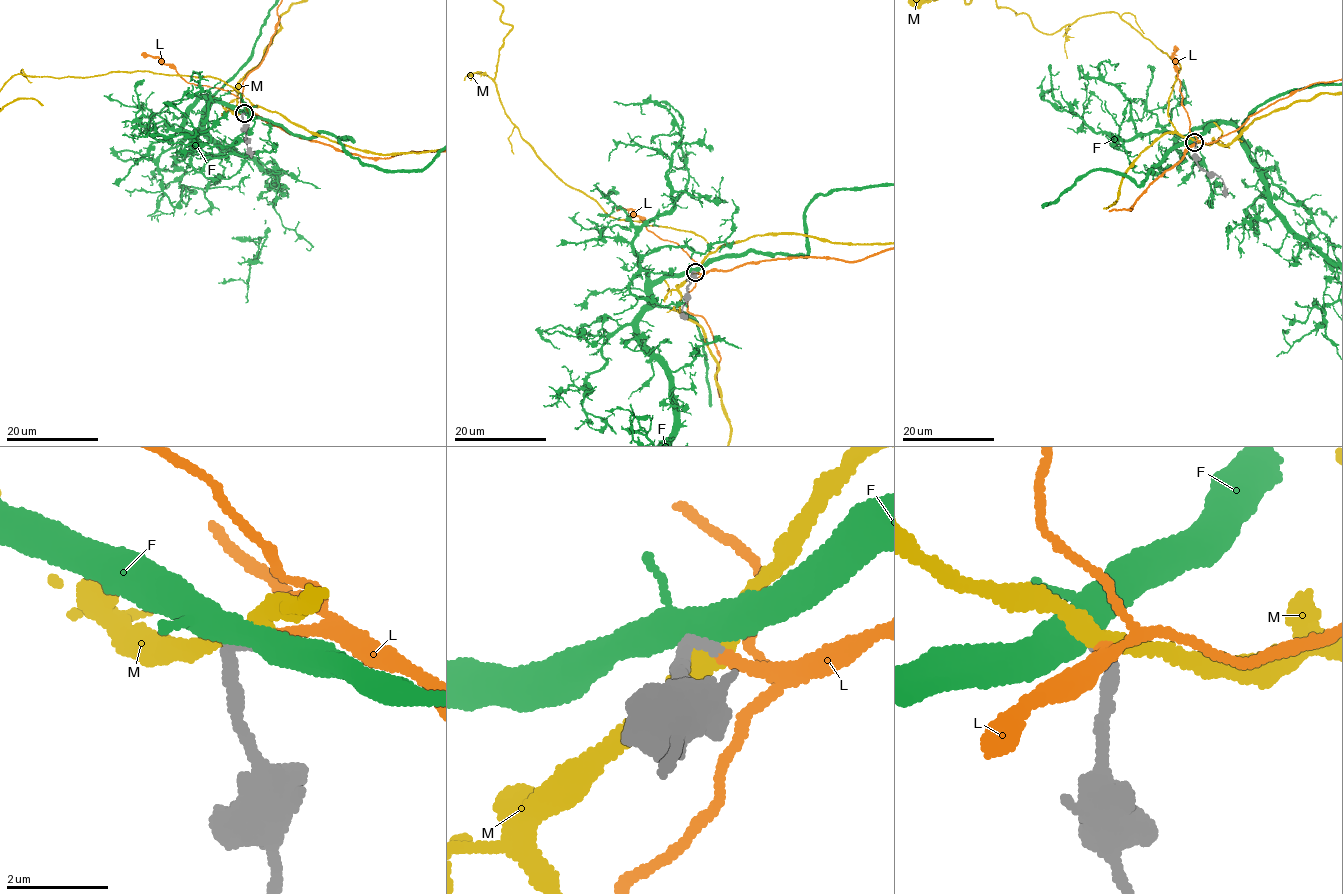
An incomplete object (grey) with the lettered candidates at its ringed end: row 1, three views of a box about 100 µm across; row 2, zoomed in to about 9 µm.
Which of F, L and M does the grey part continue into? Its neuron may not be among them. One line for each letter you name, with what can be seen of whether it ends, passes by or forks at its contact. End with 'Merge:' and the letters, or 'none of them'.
L: It ends there
Merge: L

